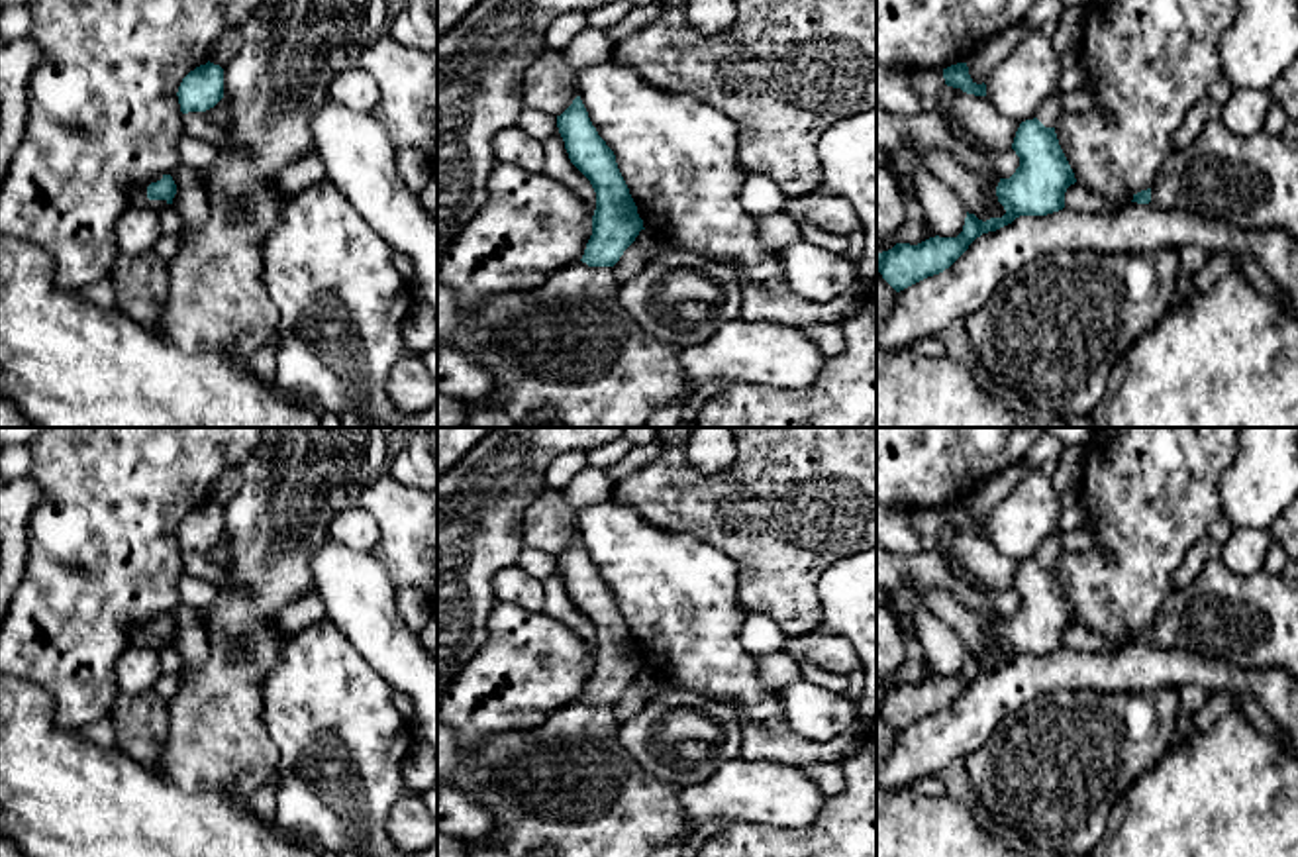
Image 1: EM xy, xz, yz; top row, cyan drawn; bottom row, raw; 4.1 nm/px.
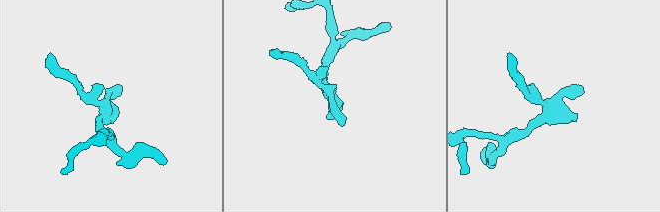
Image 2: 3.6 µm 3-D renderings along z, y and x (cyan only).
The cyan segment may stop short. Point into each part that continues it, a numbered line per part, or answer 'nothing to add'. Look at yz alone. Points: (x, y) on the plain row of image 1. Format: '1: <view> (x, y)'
1: yz (1251, 620)

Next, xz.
1: xz (567, 787)

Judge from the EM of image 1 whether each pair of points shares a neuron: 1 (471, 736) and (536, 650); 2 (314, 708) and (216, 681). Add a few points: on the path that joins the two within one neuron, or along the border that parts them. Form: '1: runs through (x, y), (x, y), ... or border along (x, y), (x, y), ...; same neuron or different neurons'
1: runs through (485, 714), (526, 671); same neuron
2: border along (279, 652), (263, 681), (261, 722), (269, 740); different neurons

